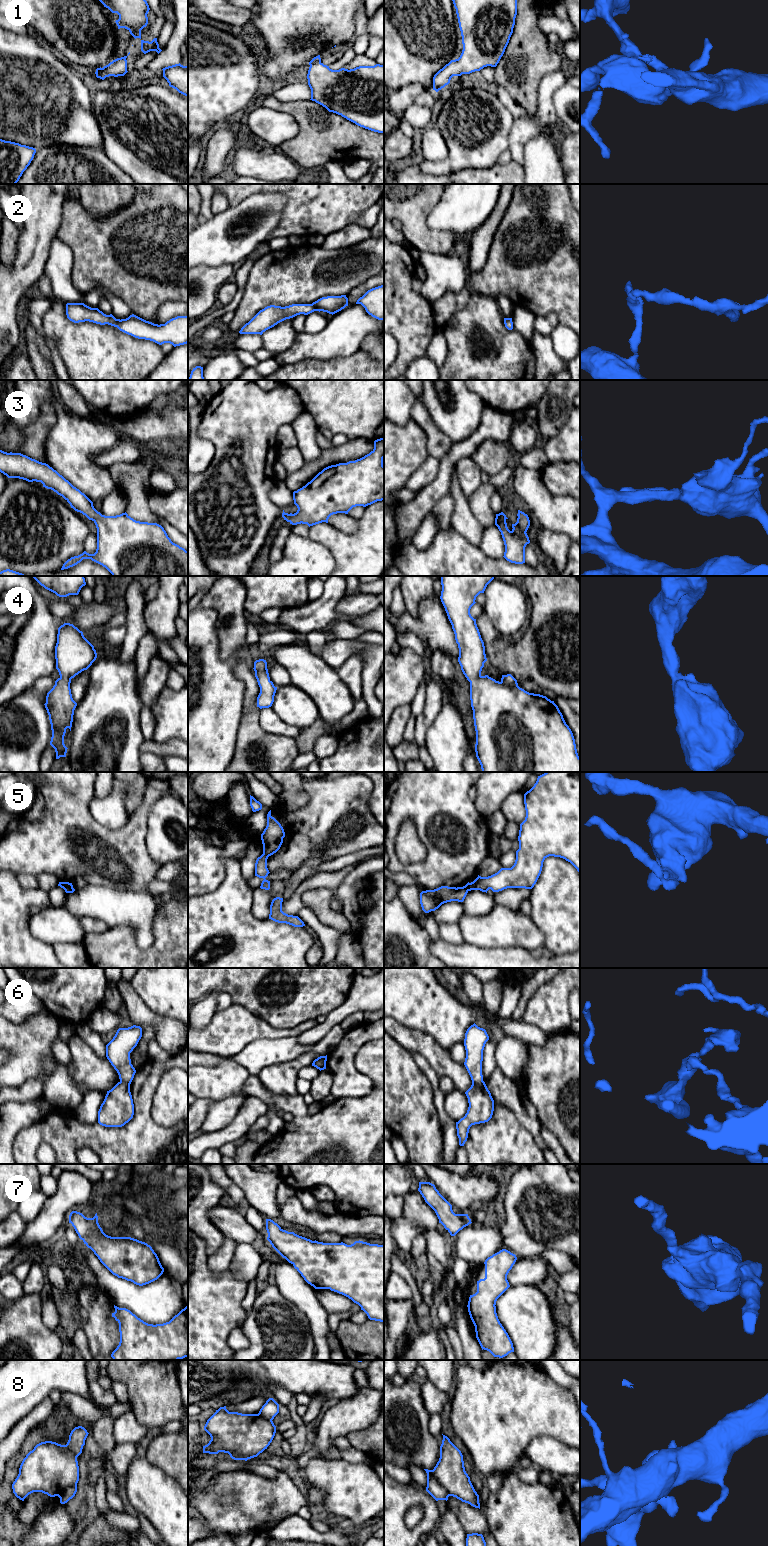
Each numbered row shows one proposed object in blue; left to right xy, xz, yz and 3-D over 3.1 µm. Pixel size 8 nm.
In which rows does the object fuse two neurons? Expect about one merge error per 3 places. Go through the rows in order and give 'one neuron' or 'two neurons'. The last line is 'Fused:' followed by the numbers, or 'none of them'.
1: one neuron
2: one neuron
3: one neuron
4: one neuron
5: two neurons
6: two neurons
7: one neuron
8: two neurons
Fused: 5, 6, 8

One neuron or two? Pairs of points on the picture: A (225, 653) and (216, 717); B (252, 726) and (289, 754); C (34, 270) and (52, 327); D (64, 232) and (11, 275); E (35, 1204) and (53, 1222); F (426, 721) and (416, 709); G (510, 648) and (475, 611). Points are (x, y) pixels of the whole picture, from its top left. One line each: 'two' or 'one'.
A: two
B: one
C: two
D: two
E: two
F: two
G: two

